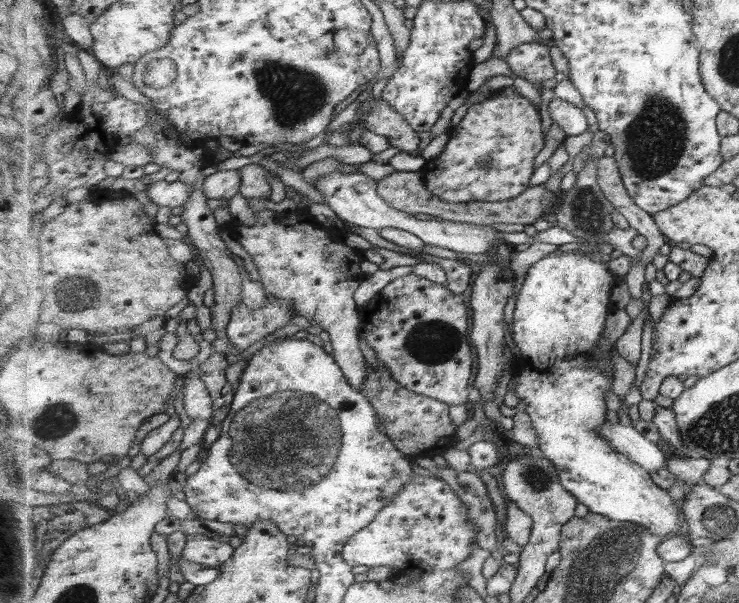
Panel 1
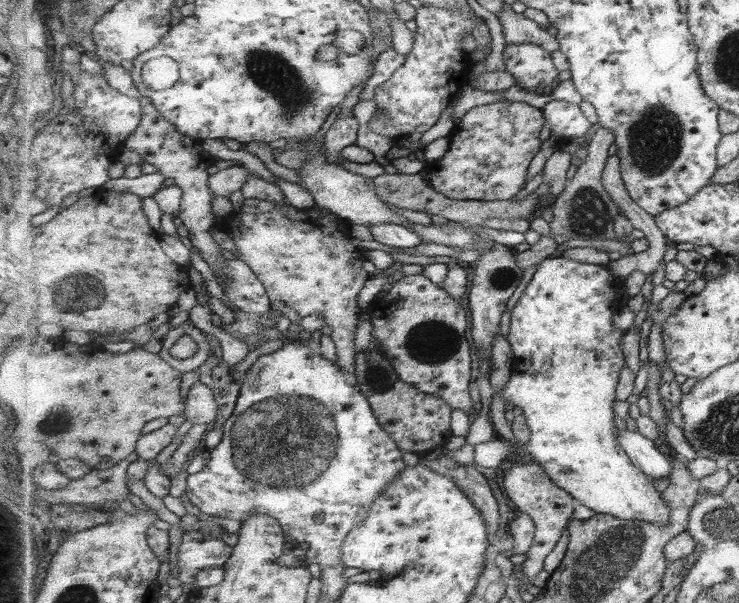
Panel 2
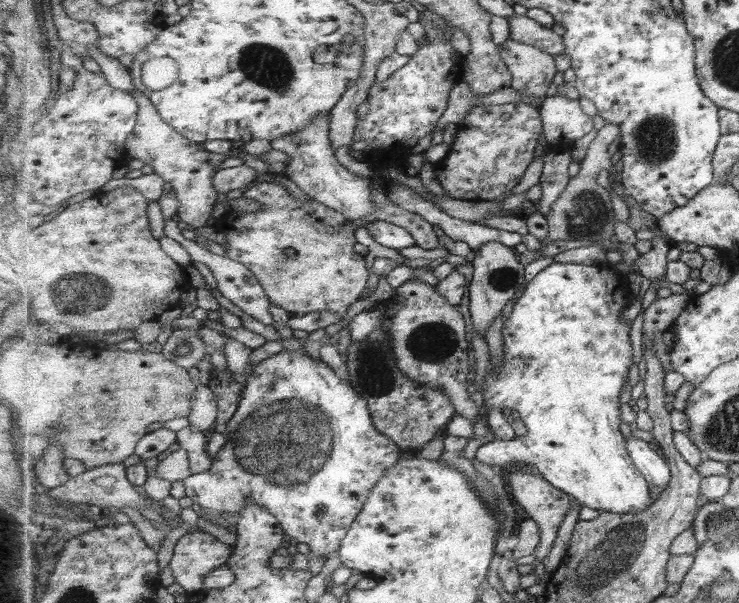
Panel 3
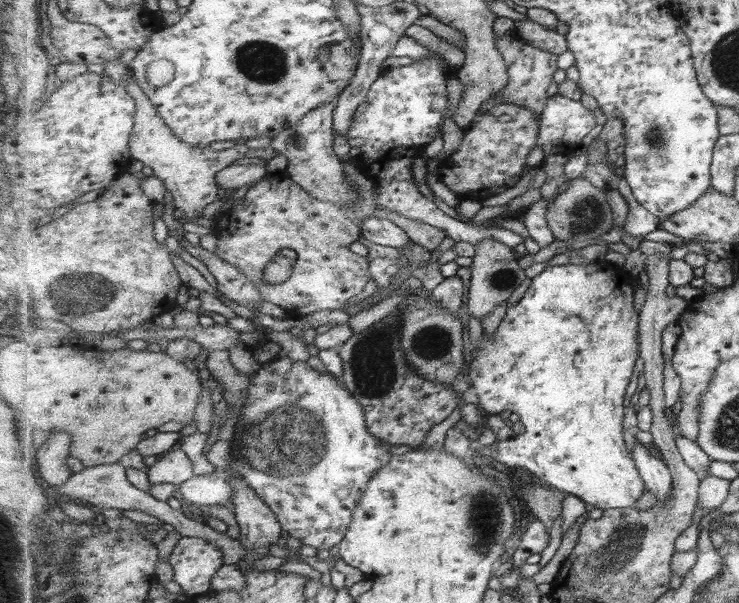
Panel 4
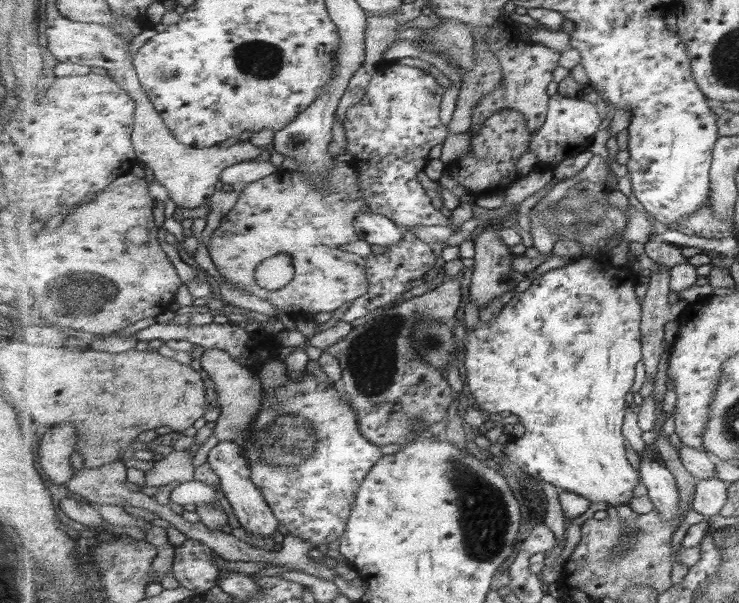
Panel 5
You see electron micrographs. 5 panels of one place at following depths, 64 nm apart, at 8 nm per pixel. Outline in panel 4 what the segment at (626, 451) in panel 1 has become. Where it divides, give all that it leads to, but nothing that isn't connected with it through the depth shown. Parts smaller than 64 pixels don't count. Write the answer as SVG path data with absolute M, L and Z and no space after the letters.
M635 443L632 457L646 484L646 490L655 494L658 502L665 504L674 488L674 478L667 463L657 458L645 444Z

